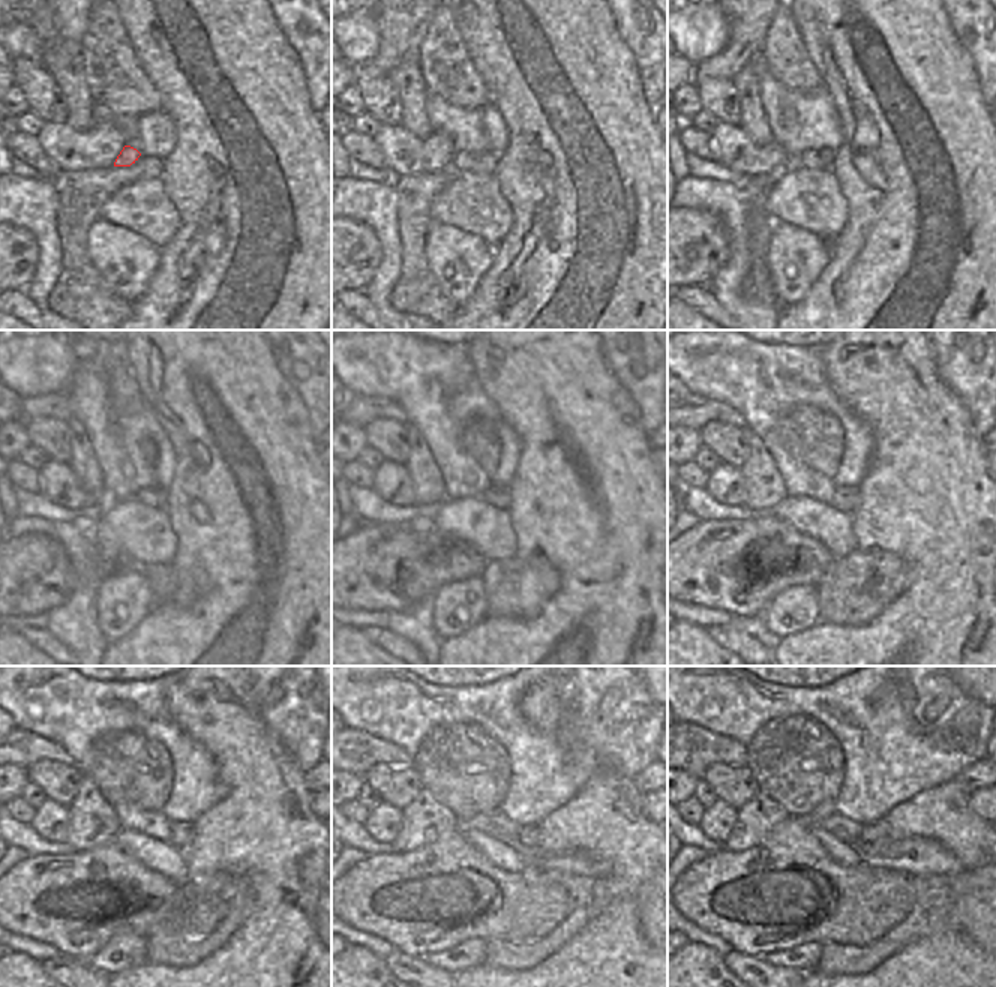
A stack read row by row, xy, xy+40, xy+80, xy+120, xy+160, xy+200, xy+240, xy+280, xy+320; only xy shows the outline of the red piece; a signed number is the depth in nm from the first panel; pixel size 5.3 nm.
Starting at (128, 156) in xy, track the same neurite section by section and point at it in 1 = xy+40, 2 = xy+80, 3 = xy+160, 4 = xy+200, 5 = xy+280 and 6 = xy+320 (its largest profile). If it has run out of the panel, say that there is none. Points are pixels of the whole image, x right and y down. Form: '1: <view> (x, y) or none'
1: xy+40 (461, 162)
2: xy+80 (810, 159)
3: xy+160 (498, 497)
4: xy+200 (845, 500)
5: xy+280 (527, 834)
6: xy+320 (870, 833)

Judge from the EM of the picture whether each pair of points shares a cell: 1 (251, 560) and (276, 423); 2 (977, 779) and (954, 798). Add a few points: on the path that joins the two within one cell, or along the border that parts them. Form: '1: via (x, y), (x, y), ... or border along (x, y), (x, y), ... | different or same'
1: via (237, 489), (183, 372), (191, 365), (206, 371) | same
2: border along (951, 780), (971, 794) | different

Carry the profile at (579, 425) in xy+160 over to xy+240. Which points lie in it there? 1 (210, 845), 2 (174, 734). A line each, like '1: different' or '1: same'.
1: same
2: different

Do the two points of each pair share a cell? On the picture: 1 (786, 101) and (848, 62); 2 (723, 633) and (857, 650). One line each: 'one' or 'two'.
1: two
2: two

